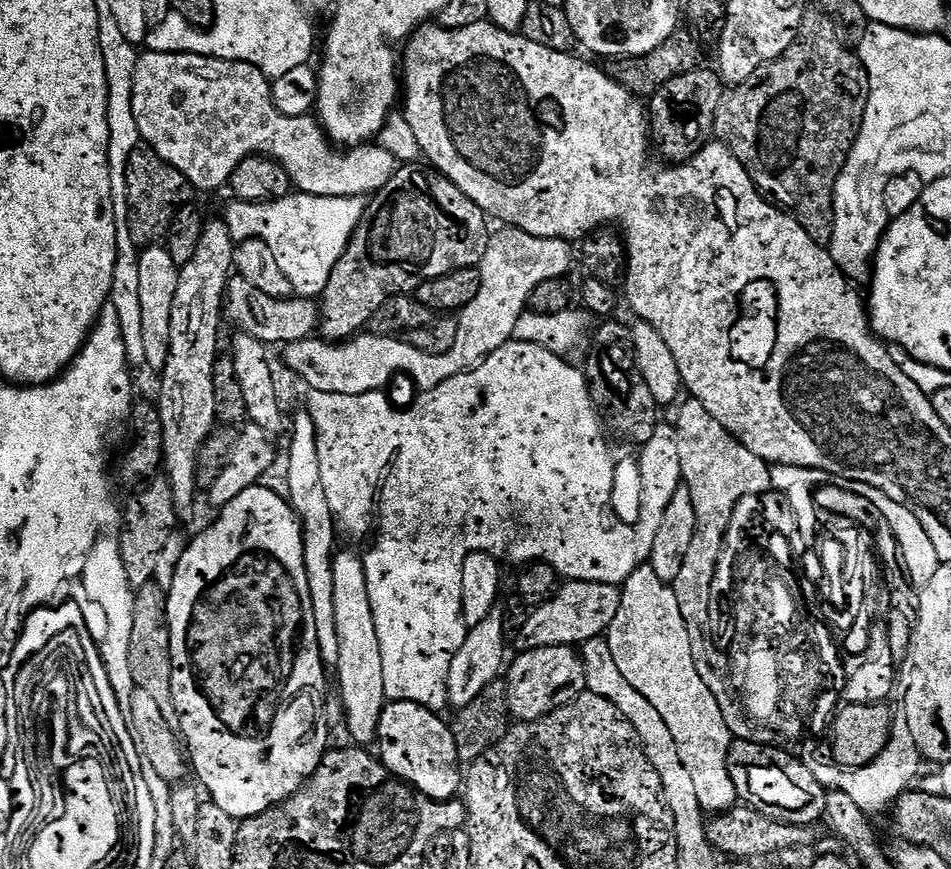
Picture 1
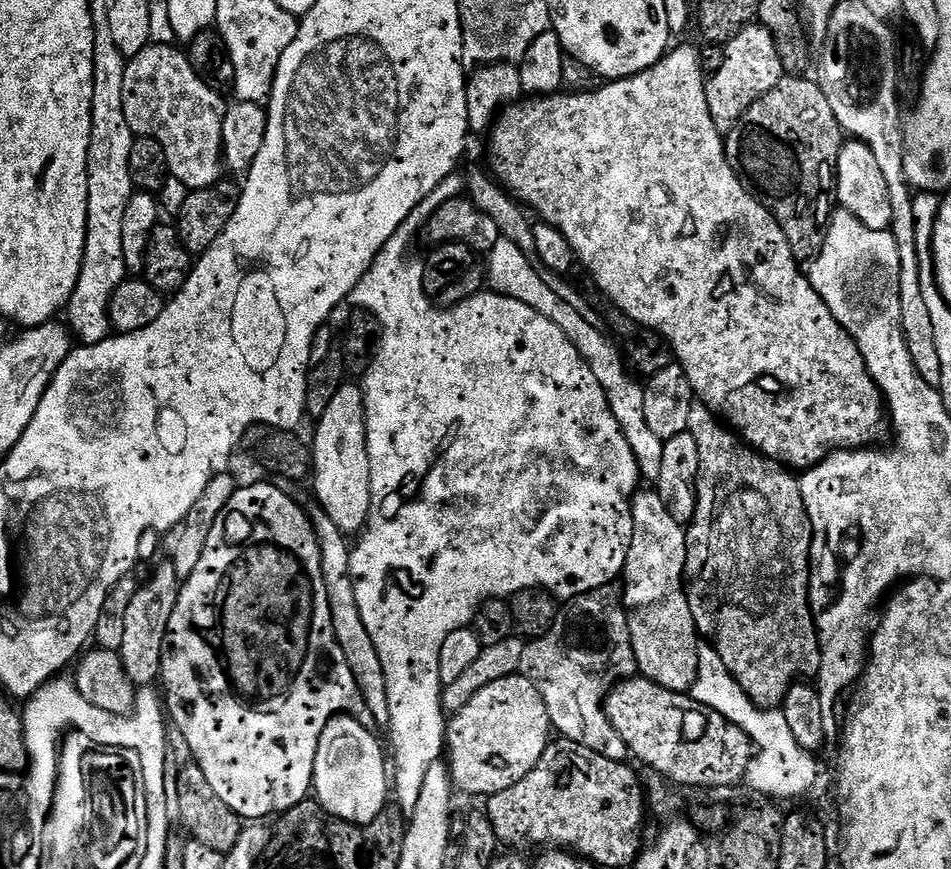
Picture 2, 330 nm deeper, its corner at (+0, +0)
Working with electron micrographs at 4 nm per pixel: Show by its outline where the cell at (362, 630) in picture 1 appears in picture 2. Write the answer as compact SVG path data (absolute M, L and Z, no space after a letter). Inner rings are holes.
M348 382L330 398L326 414L315 421L316 437L310 440L312 467L310 485L316 491L316 500L325 512L327 523L333 524L339 532L359 534L363 532L372 509L370 490L370 460L366 442L366 418L364 417L364 394Z

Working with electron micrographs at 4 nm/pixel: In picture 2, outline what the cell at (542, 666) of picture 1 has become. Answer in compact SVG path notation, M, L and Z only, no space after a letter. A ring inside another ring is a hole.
M519 674L498 678L498 682L490 682L490 686L482 686L462 710L458 710L446 724L446 771L455 787L472 796L487 798L502 790L510 790L514 782L522 782L534 766L542 758L554 729L550 722L550 714L546 710L546 702L542 694L530 682L530 678Z

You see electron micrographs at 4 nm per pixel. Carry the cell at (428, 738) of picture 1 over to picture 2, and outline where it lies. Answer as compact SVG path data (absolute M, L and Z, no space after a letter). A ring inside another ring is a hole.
M248 484L237 487L236 492L228 500L228 505L216 517L214 526L204 543L202 554L198 558L198 566L183 581L179 589L177 604L170 615L167 631L164 633L164 645L161 650L159 683L164 683L163 699L166 701L166 712L176 723L180 736L186 747L192 751L191 759L210 782L210 791L234 814L245 821L260 822L263 816L275 817L277 814L289 812L304 800L309 799L313 791L312 775L314 774L314 758L318 750L318 738L322 738L322 730L338 715L353 716L356 710L351 706L352 699L357 699L356 686L346 666L346 654L342 654L342 646L338 646L338 638L334 638L334 626L330 618L328 595L324 589L324 579L320 573L320 545L317 535L312 532L305 514L295 502L280 488L272 484Z

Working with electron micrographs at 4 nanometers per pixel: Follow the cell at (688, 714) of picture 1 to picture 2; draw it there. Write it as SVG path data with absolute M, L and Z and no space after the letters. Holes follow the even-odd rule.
M655 490L637 491L632 497L632 541L628 557L624 563L622 573L622 603L624 611L628 613L630 638L636 655L636 666L639 675L646 680L652 680L671 692L687 693L696 680L698 674L698 633L696 623L690 614L688 595L684 592L684 567L686 566L686 550L688 537L685 525L678 524L671 517L662 502L662 498Z

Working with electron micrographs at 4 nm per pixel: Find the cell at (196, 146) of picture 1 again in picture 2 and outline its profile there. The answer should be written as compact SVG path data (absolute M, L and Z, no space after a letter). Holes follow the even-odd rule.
M149 43L124 65L122 102L126 122L140 138L158 142L167 175L174 177L188 190L208 188L221 179L222 122L226 100L190 66L187 55L164 44Z

